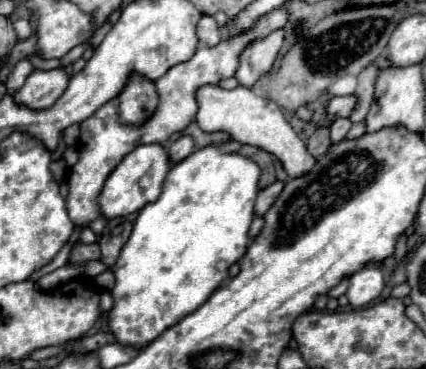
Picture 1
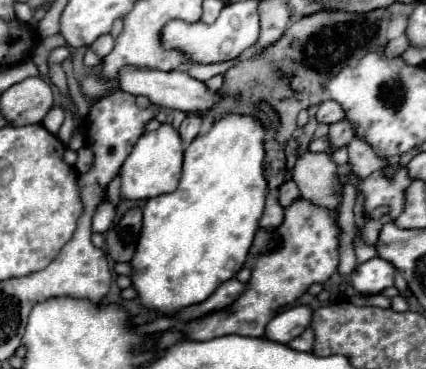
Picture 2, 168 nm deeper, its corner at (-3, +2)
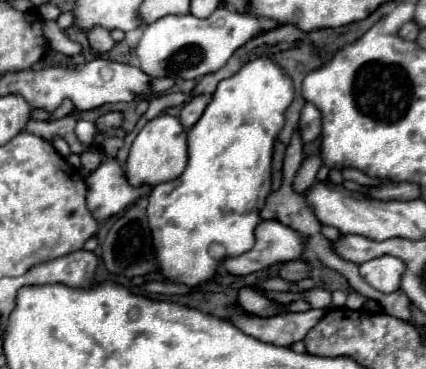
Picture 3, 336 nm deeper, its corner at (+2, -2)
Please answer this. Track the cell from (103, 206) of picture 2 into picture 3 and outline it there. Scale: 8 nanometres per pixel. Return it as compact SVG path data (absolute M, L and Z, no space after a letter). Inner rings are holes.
M107 159L87 179L87 207L95 221L103 225L107 219L121 213L139 195L149 193L149 187L131 187L125 179L123 165L117 159Z

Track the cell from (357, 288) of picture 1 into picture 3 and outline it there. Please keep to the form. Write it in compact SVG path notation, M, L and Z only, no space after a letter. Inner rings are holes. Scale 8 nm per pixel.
M383 255L359 265L361 277L381 293L397 291L403 271L405 271L405 265L401 263L401 259L391 255Z

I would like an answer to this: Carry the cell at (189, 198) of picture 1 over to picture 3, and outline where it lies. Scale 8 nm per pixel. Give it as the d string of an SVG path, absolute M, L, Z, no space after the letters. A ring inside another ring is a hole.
M271 59L249 61L239 73L223 79L213 93L201 119L187 133L189 161L181 177L153 187L147 205L147 221L153 237L155 261L167 283L201 287L211 283L221 269L223 259L237 257L253 247L253 231L259 223L259 211L271 191L271 155L277 133L283 127L283 113L293 101L293 83Z

